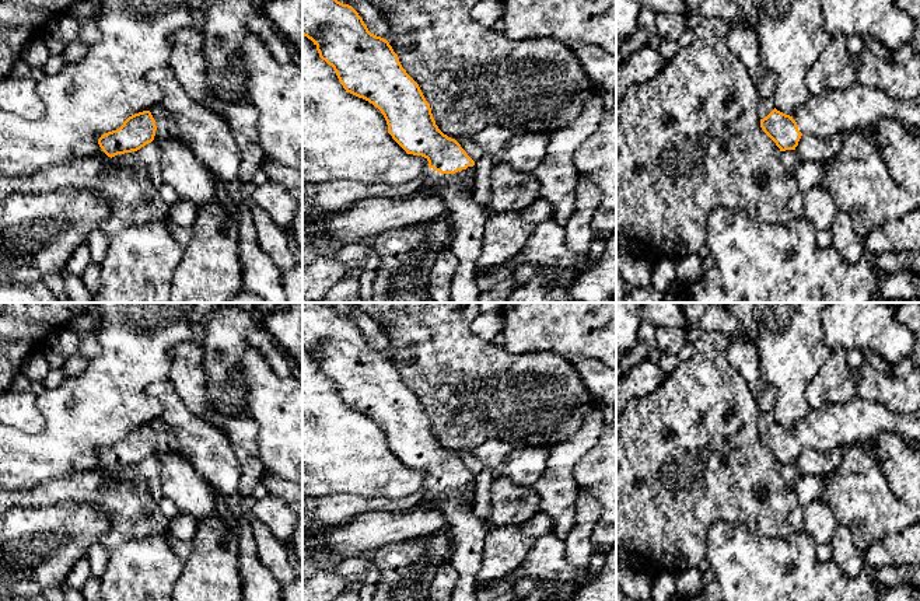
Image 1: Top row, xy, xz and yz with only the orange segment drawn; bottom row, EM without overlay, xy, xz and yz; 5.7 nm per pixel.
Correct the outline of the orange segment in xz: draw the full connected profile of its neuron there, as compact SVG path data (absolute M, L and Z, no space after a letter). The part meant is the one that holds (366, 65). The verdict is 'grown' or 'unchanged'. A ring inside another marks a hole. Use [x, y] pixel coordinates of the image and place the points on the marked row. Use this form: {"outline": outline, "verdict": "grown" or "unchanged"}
{"outline": "M302 0L302 35L314 42L319 57L333 67L343 88L372 104L384 115L388 133L407 153L421 156L428 161L426 182L423 188L434 188L445 203L452 235L448 249L456 256L458 266L451 282L451 303L478 303L480 290L475 283L478 275L476 261L483 249L485 224L489 213L473 198L475 188L475 161L466 154L461 144L444 134L431 113L430 104L426 101L419 84L402 67L398 55L389 42L371 34L358 13L349 4L337 0Z", "verdict": "grown"}

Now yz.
{"outline": "M856 83L847 90L811 95L793 116L774 108L760 119L760 127L786 151L795 150L804 133L835 136L864 130L877 136L881 118L898 119L920 132L920 97L896 99Z", "verdict": "grown"}

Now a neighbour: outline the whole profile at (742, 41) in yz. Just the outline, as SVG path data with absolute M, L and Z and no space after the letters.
M745 22L728 24L728 48L741 60L755 85L759 98L772 98L777 76L760 59L759 38L752 25Z

